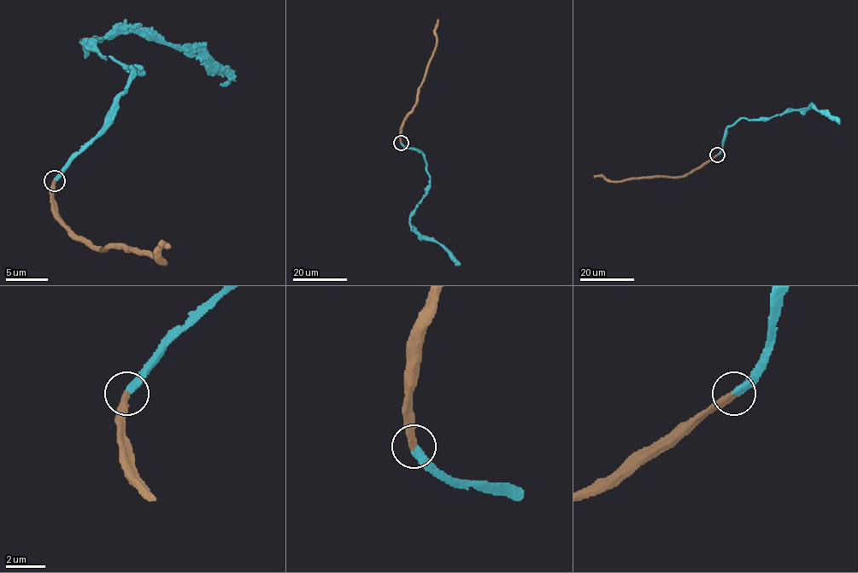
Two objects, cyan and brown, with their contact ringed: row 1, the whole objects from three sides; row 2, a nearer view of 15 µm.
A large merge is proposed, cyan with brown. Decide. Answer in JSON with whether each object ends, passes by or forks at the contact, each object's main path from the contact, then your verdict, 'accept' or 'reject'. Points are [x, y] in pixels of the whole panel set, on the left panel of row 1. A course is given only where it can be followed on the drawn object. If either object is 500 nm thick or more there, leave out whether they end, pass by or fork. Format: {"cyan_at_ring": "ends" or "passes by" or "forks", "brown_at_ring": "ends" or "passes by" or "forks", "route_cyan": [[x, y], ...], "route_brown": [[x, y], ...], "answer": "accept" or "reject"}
{"cyan_at_ring": "ends", "brown_at_ring": "ends", "route_cyan": [[54, 180], [96, 137], [133, 67], [143, 72], [83, 43], [158, 34], [214, 63], [229, 80], [220, 84]], "route_brown": [[54, 180], [54, 213], [93, 247], [122, 247], [148, 251], [162, 264], [162, 247], [170, 245]], "answer": "accept"}

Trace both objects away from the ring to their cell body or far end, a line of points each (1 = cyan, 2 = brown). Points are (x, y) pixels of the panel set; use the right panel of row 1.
1: (717, 154), (721, 148), (725, 130), (742, 118), (768, 119), (810, 107), (833, 116), (839, 123)
2: (717, 154), (681, 176), (631, 178), (618, 182), (594, 176)

